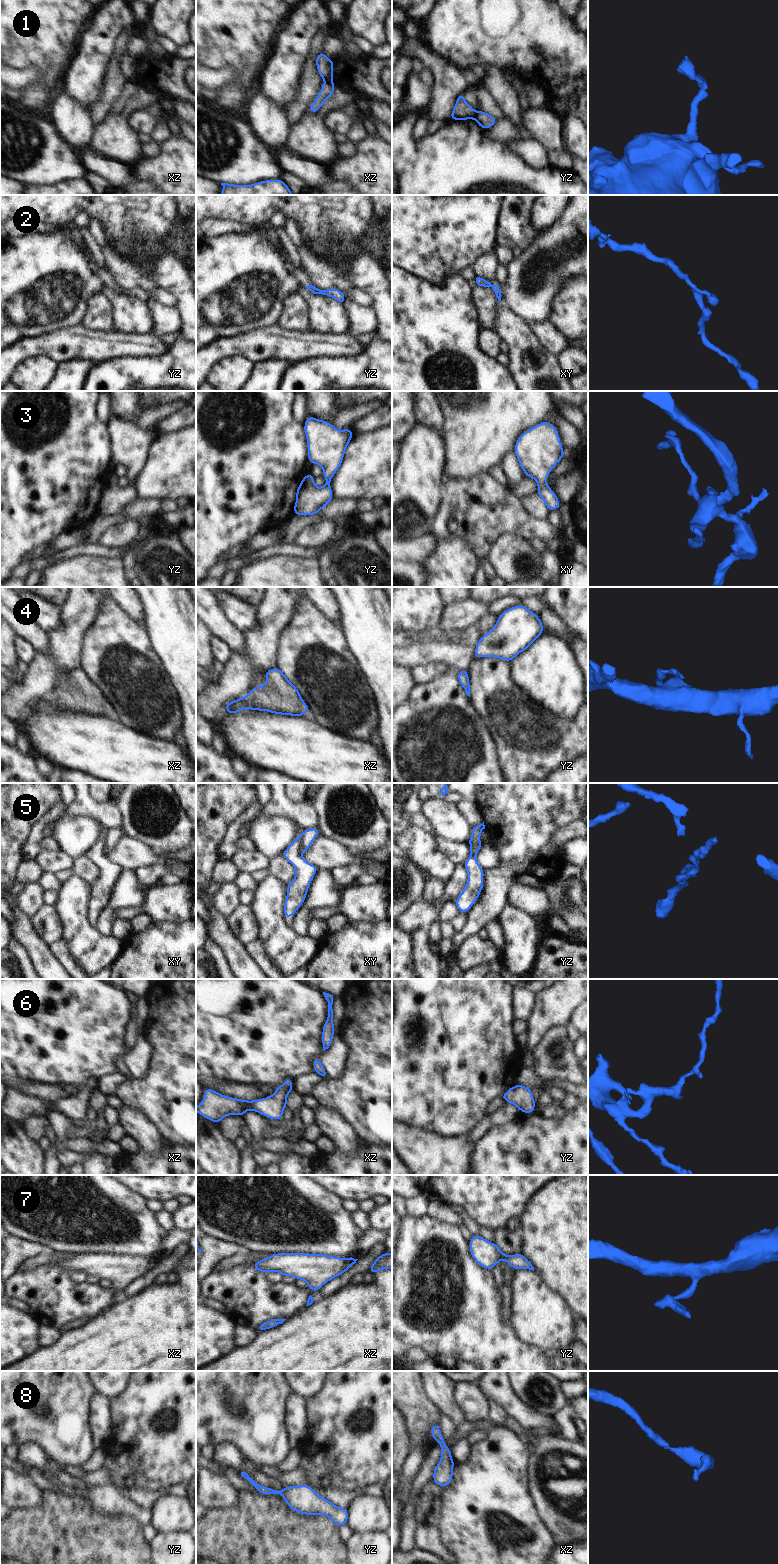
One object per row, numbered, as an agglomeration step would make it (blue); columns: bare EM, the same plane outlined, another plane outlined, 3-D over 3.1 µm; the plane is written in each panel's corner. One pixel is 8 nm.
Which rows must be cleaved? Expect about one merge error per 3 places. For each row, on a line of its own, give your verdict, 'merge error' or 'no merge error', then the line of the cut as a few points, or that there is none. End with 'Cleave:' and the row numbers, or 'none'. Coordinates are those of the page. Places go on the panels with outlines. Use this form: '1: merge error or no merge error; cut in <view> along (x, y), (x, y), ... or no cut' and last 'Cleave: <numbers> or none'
1: merge error; cut in xz along (325, 81), (332, 83)
2: merge error; cut in yz along (319, 290), (322, 294)
3: no merge error; no cut
4: no merge error; no cut
5: merge error; cut in xy along (299, 837), (299, 853), (301, 855)
6: no merge error; no cut
7: no merge error; no cut
8: no merge error; no cut
Cleave: 1, 2, 5

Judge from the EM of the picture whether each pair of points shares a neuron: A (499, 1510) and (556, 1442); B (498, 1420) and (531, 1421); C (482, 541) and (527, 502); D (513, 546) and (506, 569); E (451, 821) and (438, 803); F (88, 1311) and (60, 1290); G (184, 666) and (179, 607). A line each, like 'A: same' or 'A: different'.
A: different
B: different
C: different
D: same
E: same
F: same
G: same

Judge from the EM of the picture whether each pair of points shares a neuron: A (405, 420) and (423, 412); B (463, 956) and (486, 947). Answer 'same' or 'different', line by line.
A: different
B: same

